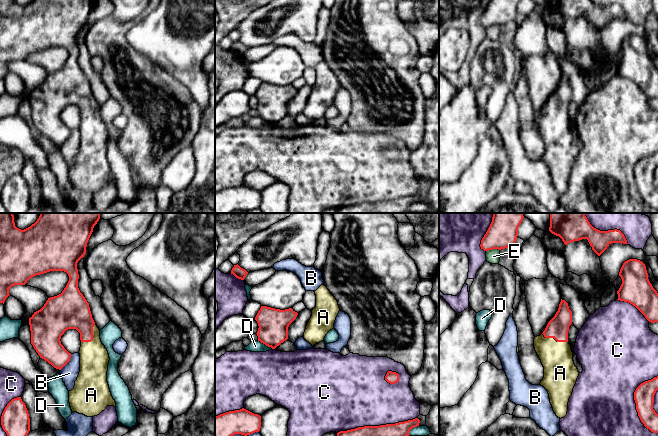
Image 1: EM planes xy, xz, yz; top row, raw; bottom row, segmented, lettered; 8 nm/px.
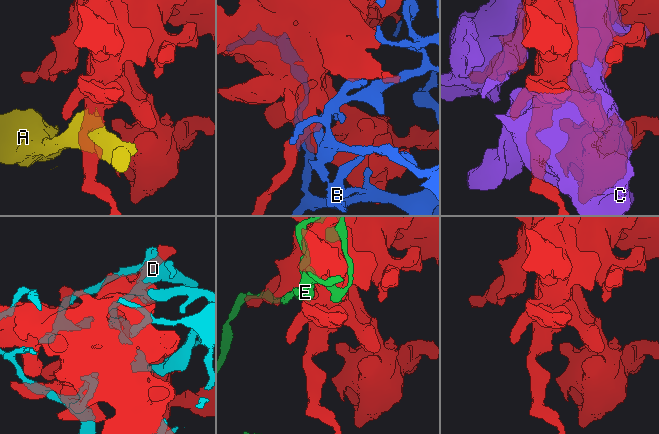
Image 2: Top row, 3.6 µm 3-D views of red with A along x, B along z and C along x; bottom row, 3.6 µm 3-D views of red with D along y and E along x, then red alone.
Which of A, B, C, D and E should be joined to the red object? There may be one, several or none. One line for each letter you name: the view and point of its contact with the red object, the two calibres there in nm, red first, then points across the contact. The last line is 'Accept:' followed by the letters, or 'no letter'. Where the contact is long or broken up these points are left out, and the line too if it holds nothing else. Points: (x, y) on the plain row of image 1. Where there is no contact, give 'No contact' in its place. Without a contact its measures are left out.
A: Touches red at xy (92, 113). Thickness 260 nm (red) against 240 nm
Accept: A

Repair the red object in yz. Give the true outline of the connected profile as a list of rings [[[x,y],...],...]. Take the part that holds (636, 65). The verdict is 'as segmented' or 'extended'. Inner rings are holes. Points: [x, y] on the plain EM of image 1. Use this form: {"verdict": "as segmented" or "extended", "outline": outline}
{"verdict": "as segmented", "outline": [[[629,35],[623,39],[619,52],[622,60],[617,67],[617,76],[635,82],[649,98],[658,98],[658,69],[648,55],[645,40]]]}

